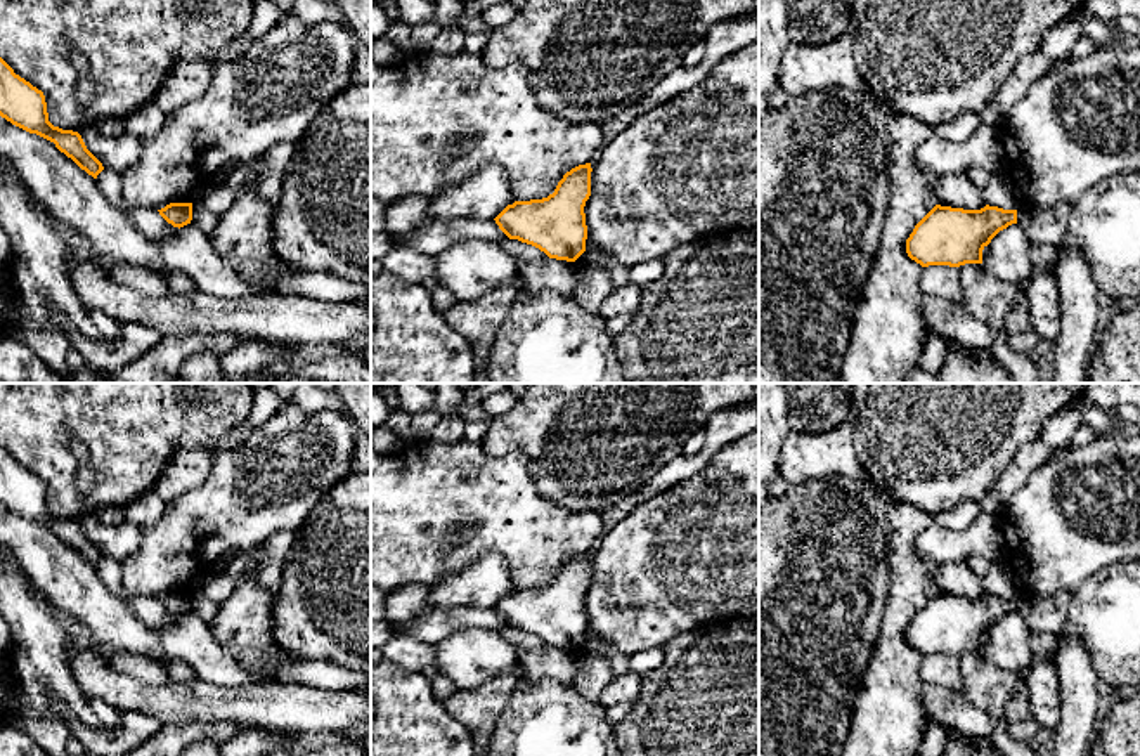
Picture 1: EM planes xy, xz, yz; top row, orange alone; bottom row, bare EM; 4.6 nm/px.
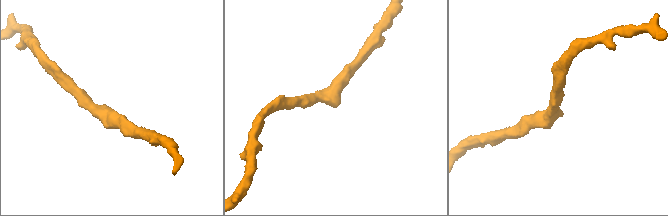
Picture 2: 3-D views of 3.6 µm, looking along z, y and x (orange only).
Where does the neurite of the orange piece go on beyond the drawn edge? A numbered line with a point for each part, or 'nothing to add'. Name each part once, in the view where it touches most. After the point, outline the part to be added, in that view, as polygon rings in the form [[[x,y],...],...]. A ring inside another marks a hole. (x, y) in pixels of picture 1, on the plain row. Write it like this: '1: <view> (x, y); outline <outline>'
nothing to add

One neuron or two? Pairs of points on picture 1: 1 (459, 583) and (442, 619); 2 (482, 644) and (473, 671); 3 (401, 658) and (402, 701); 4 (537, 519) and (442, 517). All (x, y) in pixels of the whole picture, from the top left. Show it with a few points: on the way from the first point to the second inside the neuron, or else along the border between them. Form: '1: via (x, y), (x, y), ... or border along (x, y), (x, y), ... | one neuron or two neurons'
1: border along (489, 607), (430, 609) | two neurons
2: via (480, 651), (473, 658), (473, 664) | one neuron
3: border along (388, 661), (420, 675) | two neurons
4: via (513, 517), (466, 517) | one neuron

